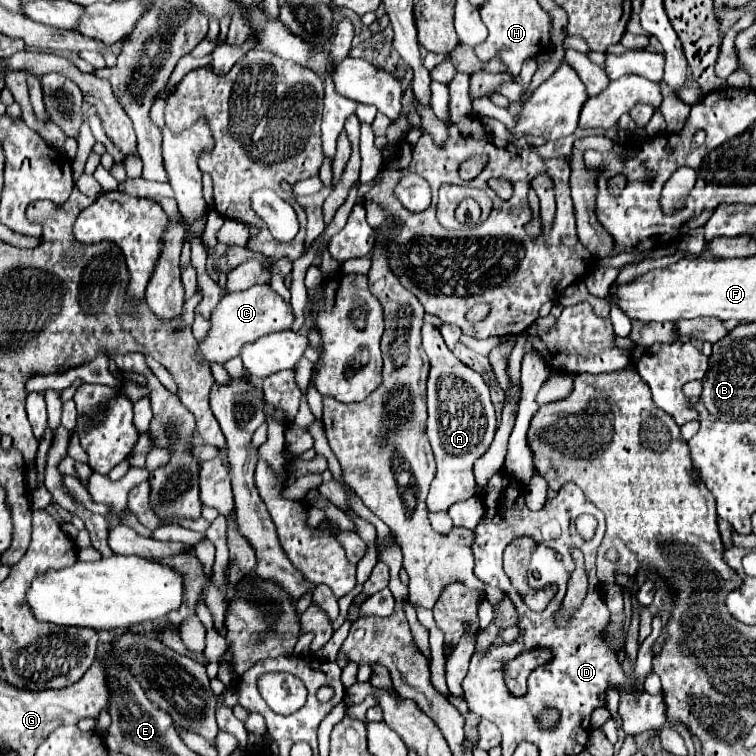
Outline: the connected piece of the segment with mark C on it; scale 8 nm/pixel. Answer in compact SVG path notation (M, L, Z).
M252 286L242 292L232 292L222 298L222 302L210 314L210 330L202 342L198 342L198 350L194 360L198 364L226 364L230 358L238 356L246 342L254 342L260 336L270 332L280 332L292 326L292 308L276 294L270 286Z

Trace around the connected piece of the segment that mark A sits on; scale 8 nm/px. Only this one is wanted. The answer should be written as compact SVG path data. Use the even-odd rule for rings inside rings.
M424 324L422 338L432 364L428 376L428 438L438 466L426 506L430 512L440 512L476 494L472 464L490 448L496 434L496 416L486 382L446 348L438 328Z

